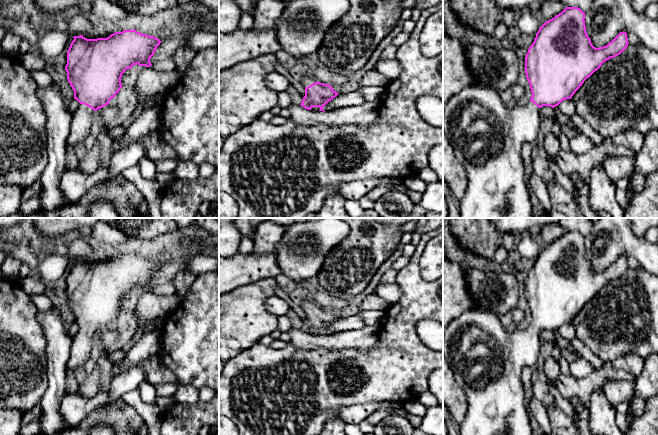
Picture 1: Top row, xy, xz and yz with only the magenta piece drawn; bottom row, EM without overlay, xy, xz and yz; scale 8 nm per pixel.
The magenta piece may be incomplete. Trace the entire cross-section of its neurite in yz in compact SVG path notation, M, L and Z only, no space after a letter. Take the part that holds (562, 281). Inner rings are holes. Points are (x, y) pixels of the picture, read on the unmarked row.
M566 231L539 252L525 281L524 293L532 320L524 328L507 331L495 313L472 309L454 318L443 330L443 356L468 403L464 421L460 423L459 435L532 435L531 423L524 405L522 370L524 367L532 367L538 360L541 340L539 333L543 330L554 332L563 324L571 323L587 302L605 285L620 279L629 268L627 257L623 255L606 270L594 271L587 259L584 243L585 236L580 232Z

